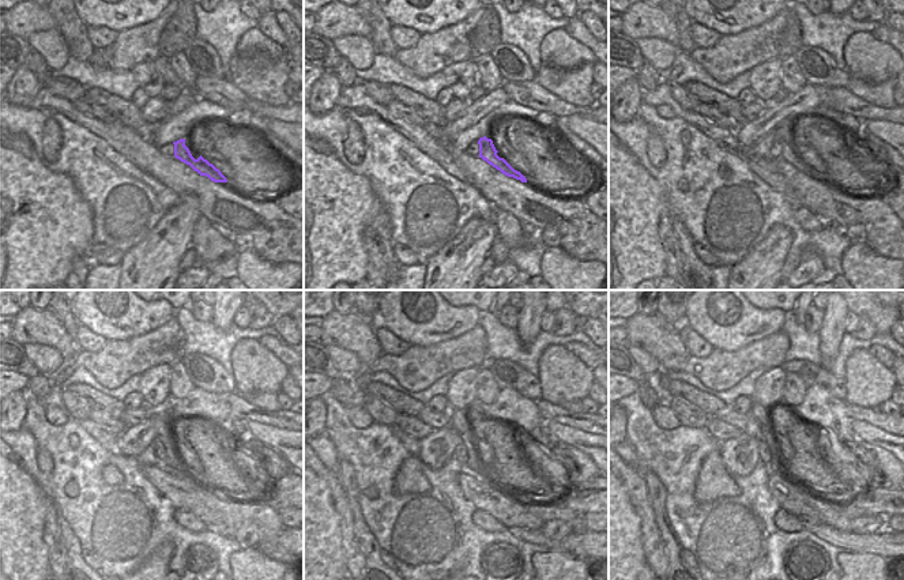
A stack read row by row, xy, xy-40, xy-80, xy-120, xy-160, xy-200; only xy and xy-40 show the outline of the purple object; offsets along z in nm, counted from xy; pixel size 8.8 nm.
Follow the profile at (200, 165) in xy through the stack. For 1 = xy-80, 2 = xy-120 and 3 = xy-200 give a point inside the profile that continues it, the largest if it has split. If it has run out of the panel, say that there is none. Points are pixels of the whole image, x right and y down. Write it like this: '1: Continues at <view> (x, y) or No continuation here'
1: Continues at xy-80 (791, 154)
2: Continues at xy-120 (176, 447)
3: Continues at xy-200 (764, 417)

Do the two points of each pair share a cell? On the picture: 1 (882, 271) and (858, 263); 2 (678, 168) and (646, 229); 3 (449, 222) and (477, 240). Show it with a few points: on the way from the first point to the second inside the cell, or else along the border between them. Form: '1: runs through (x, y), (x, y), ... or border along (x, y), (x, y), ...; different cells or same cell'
1: runs through (877, 271), (866, 271), (863, 268); same cell
2: border along (644, 168), (663, 185), (666, 199), (673, 210); different cells
3: border along (492, 221), (471, 218), (437, 251); different cells

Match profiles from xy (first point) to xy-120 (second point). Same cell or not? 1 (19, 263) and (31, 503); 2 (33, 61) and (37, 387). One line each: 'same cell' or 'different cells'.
1: same cell
2: same cell

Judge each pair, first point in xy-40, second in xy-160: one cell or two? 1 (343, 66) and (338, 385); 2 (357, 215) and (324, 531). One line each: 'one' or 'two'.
1: one
2: one

